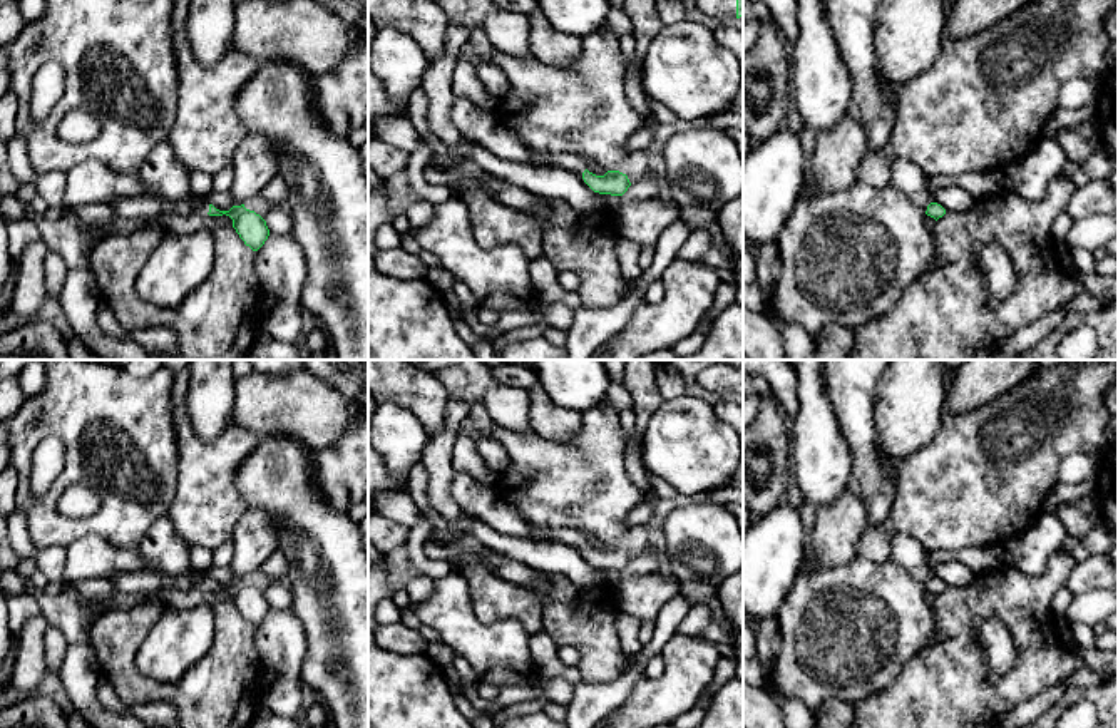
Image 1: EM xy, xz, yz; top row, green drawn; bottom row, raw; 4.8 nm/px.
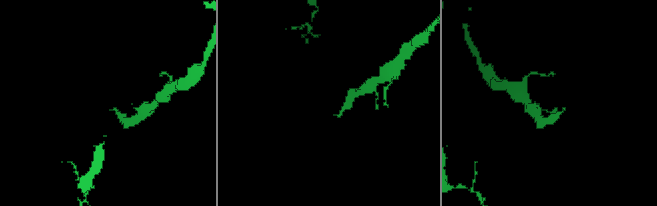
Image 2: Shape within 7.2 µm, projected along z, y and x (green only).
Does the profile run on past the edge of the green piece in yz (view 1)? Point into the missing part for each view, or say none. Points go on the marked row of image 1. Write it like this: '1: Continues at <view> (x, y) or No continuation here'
1: No continuation here

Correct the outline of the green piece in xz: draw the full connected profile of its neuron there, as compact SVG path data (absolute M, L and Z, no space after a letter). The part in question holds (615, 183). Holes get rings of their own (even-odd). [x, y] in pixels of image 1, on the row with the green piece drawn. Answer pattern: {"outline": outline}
{"outline": "M574 154L552 156L552 167L581 174L584 182L599 194L623 196L631 186L628 176L619 171L608 171L604 176L589 172L582 157Z"}

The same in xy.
{"outline": "M201 203L194 208L192 214L229 216L233 219L233 228L253 251L258 251L269 236L266 221L254 211L246 209L244 204L233 206L229 211L219 211L213 204Z"}

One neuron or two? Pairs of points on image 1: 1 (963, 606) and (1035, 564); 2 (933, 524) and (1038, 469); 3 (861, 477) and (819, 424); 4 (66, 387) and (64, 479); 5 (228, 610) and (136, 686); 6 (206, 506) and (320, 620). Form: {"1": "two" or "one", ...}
{"1": "two", "2": "one", "3": "two", "4": "one", "5": "one", "6": "two"}

